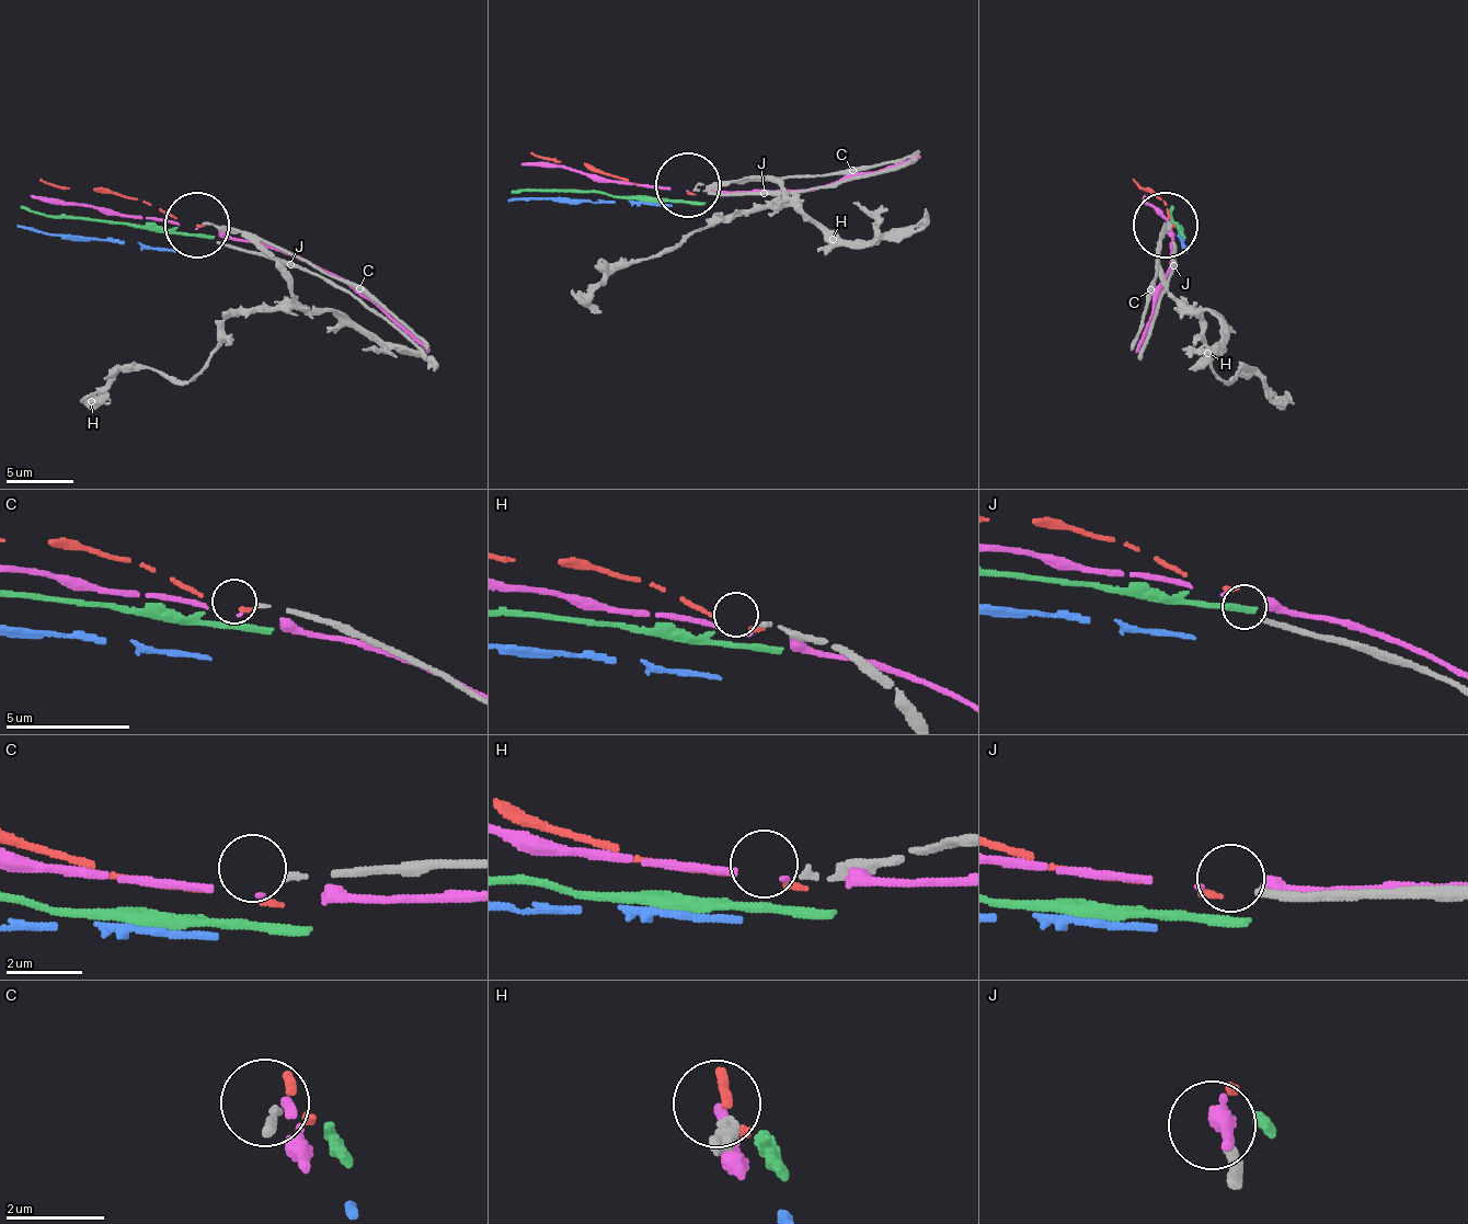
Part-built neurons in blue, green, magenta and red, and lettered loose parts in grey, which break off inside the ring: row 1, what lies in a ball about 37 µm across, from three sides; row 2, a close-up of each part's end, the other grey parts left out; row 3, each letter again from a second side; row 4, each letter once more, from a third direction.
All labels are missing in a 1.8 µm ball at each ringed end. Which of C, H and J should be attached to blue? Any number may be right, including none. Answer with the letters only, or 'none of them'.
none of them

